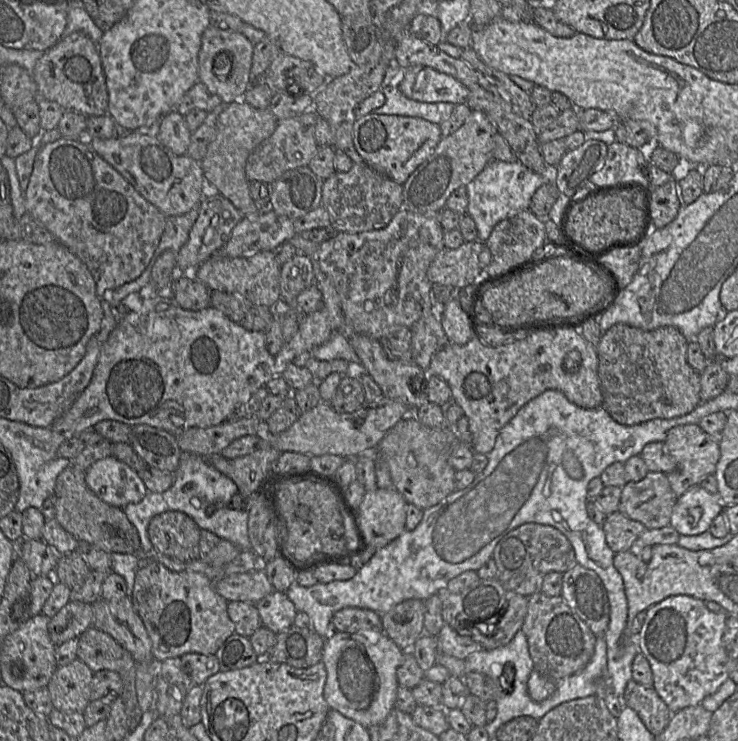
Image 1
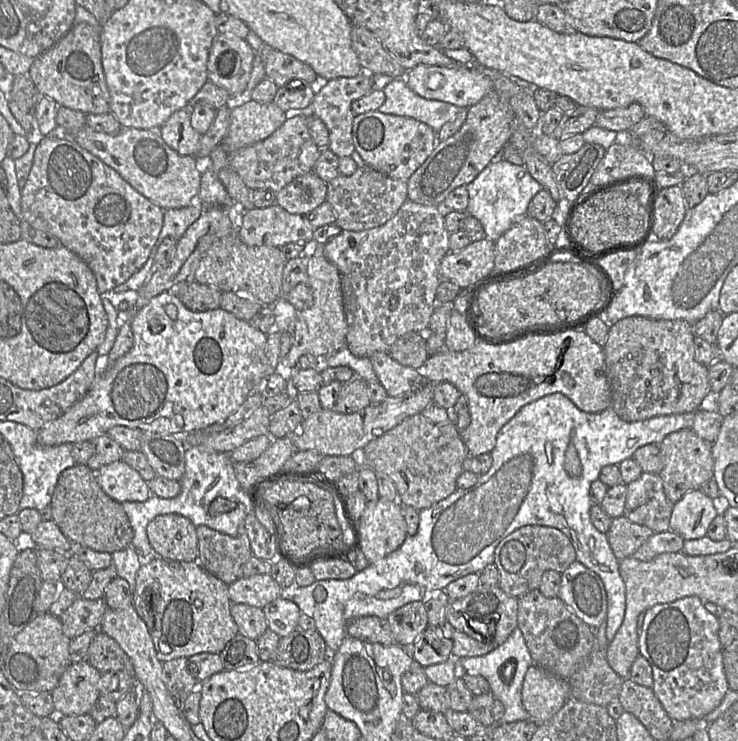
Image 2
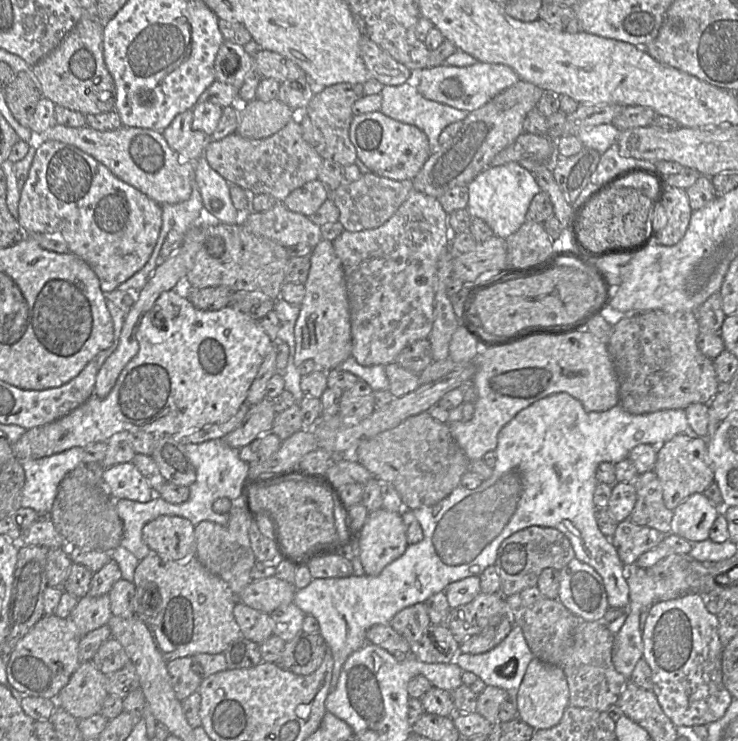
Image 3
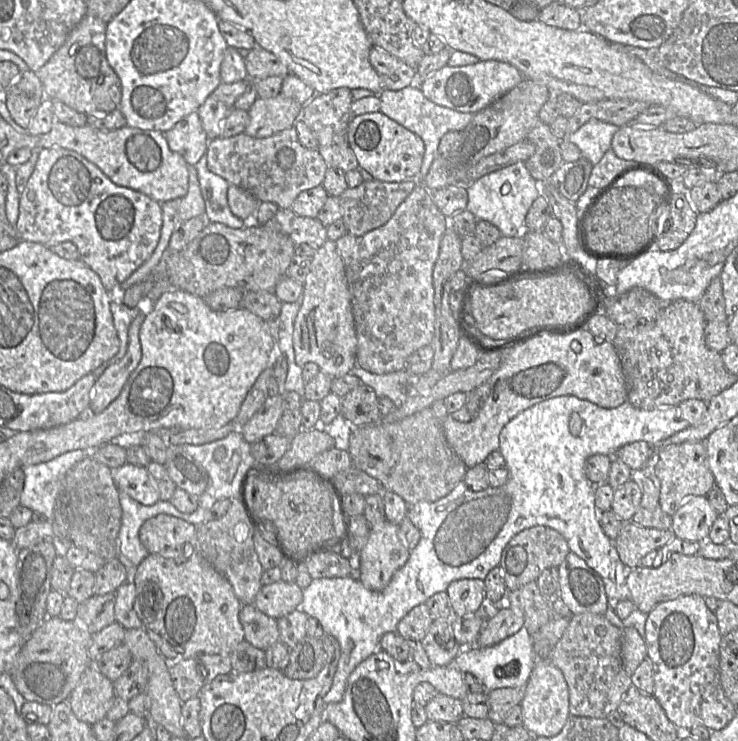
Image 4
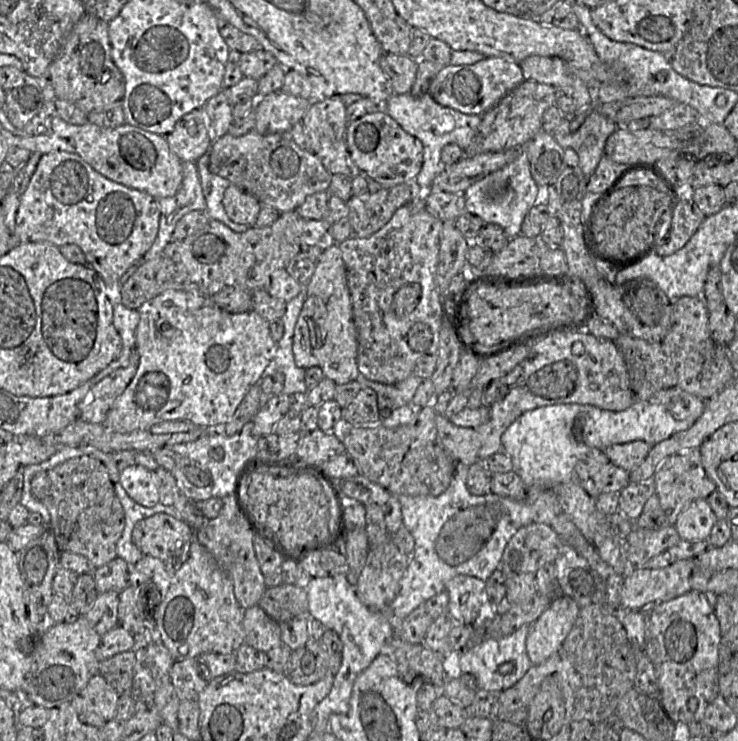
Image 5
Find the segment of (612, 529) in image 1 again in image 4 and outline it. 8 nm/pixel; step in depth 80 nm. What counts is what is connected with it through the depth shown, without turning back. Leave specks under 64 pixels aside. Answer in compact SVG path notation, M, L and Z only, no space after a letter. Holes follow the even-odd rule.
M624 522L613 541L619 558L625 567L640 567L640 562L650 552L663 547L675 537L670 529L645 528L633 522Z

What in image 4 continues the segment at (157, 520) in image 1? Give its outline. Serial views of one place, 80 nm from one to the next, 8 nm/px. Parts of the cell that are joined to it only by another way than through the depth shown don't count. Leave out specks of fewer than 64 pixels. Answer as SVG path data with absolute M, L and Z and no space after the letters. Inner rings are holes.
M158 514L146 520L139 538L150 554L187 561L197 549L197 526L173 515Z

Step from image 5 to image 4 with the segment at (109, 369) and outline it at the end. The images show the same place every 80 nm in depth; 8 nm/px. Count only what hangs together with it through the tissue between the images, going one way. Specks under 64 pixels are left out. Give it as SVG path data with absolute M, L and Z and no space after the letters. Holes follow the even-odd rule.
M111 301L110 309L114 319L114 326L120 340L120 347L118 352L112 358L105 361L92 372L95 380L97 380L108 367L120 361L126 354L128 348L129 326L138 315L138 309L129 308L123 303L114 301Z

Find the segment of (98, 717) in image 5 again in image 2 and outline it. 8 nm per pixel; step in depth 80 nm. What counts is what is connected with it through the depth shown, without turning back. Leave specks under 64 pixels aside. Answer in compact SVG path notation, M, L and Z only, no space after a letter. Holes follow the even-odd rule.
M88 661L71 663L51 692L57 716L90 714L101 697L102 673Z

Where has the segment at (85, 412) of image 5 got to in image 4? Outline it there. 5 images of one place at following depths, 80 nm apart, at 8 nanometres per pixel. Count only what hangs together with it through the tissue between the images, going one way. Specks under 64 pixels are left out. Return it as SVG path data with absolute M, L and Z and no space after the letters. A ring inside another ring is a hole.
M138 311L138 315L129 326L126 354L96 380L87 412L99 414L104 411L118 397L129 376L138 366L142 357L139 331L144 317L145 315Z

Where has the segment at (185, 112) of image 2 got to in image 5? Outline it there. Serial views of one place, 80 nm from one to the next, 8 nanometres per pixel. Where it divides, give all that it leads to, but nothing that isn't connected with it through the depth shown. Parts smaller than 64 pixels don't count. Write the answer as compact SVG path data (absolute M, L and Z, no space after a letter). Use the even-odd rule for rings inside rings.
M197 108L182 116L175 124L173 131L166 135L170 150L179 157L182 162L196 162L209 149L212 140L208 131L208 118L204 108Z

